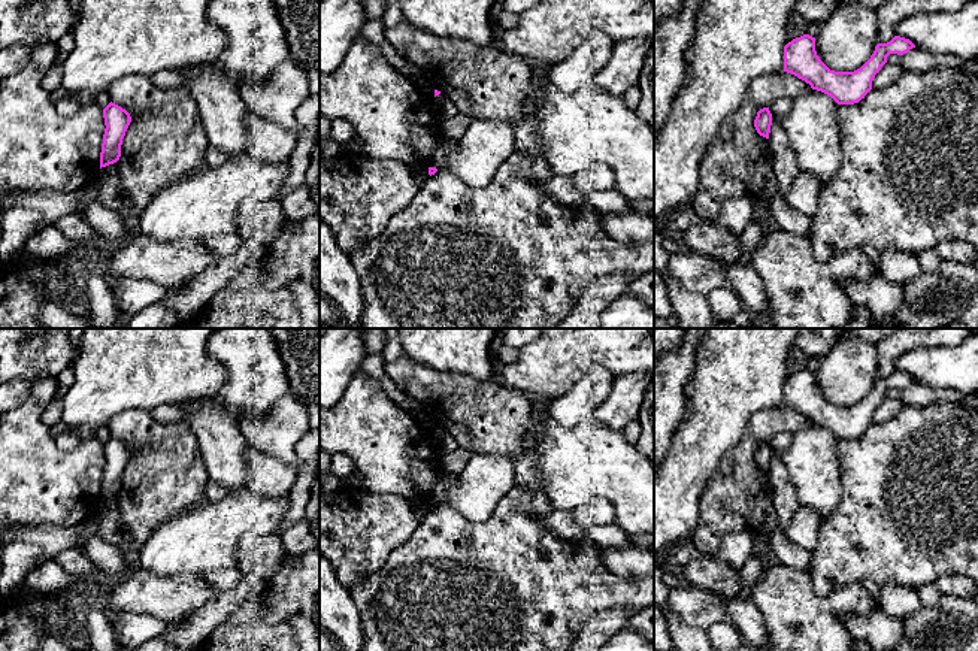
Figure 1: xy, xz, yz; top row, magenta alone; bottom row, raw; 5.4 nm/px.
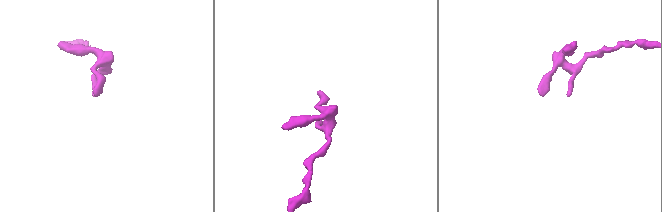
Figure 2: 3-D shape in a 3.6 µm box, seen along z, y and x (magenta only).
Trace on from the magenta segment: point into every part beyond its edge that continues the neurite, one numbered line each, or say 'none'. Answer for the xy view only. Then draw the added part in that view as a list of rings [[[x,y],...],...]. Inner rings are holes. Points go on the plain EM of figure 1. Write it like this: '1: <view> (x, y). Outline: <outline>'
none

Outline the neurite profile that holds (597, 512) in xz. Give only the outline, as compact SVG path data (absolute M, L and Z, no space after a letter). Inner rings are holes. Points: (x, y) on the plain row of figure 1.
M591 499L588 503L579 506L575 514L578 523L587 532L617 523L617 508L608 499Z

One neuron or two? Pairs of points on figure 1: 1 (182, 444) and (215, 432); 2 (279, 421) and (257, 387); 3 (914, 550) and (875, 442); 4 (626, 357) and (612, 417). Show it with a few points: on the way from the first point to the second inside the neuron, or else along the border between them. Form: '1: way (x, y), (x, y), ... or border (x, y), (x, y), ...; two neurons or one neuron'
1: border (184, 420), (194, 436), (208, 472); two neurons
2: border (288, 393), (266, 411); two neurons
3: way (914, 523), (914, 488), (895, 469); one neuron
4: border (638, 371), (615, 377); two neurons

